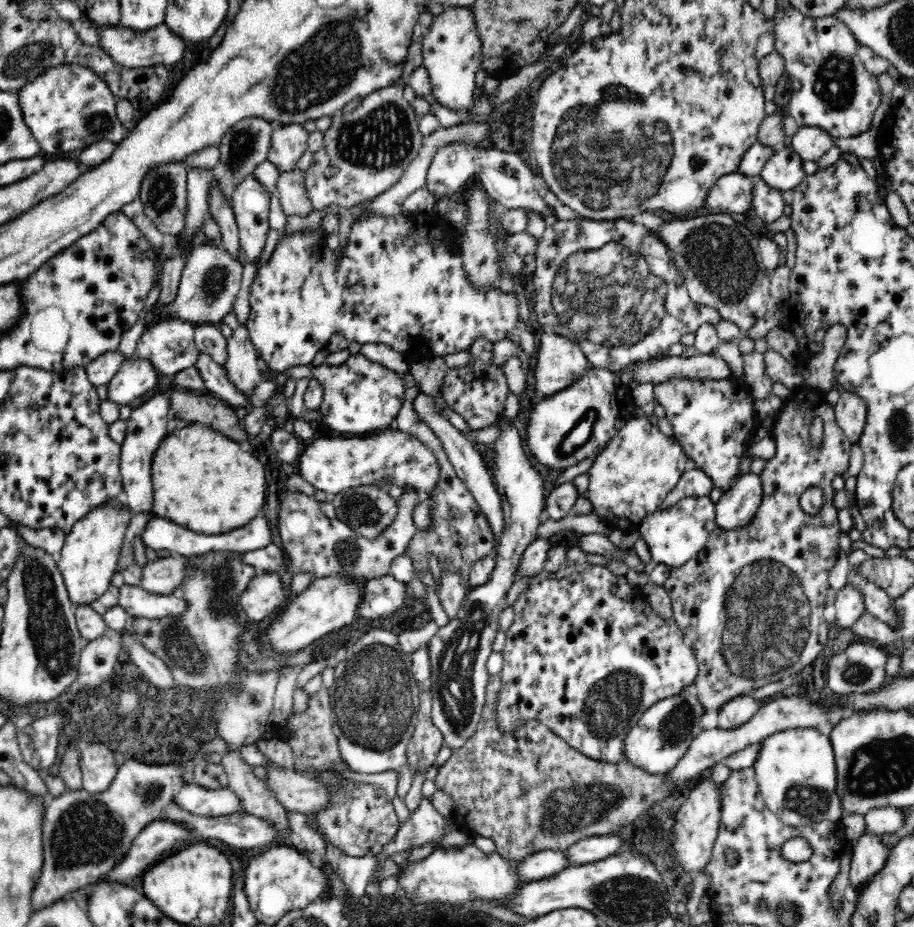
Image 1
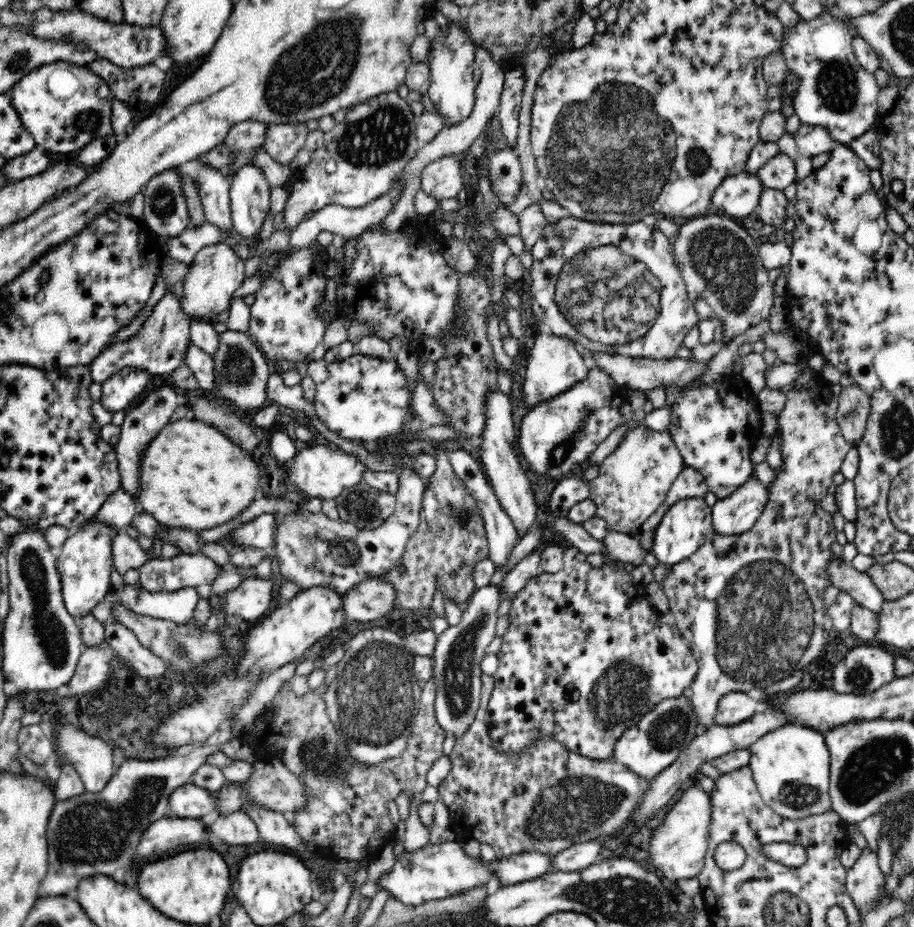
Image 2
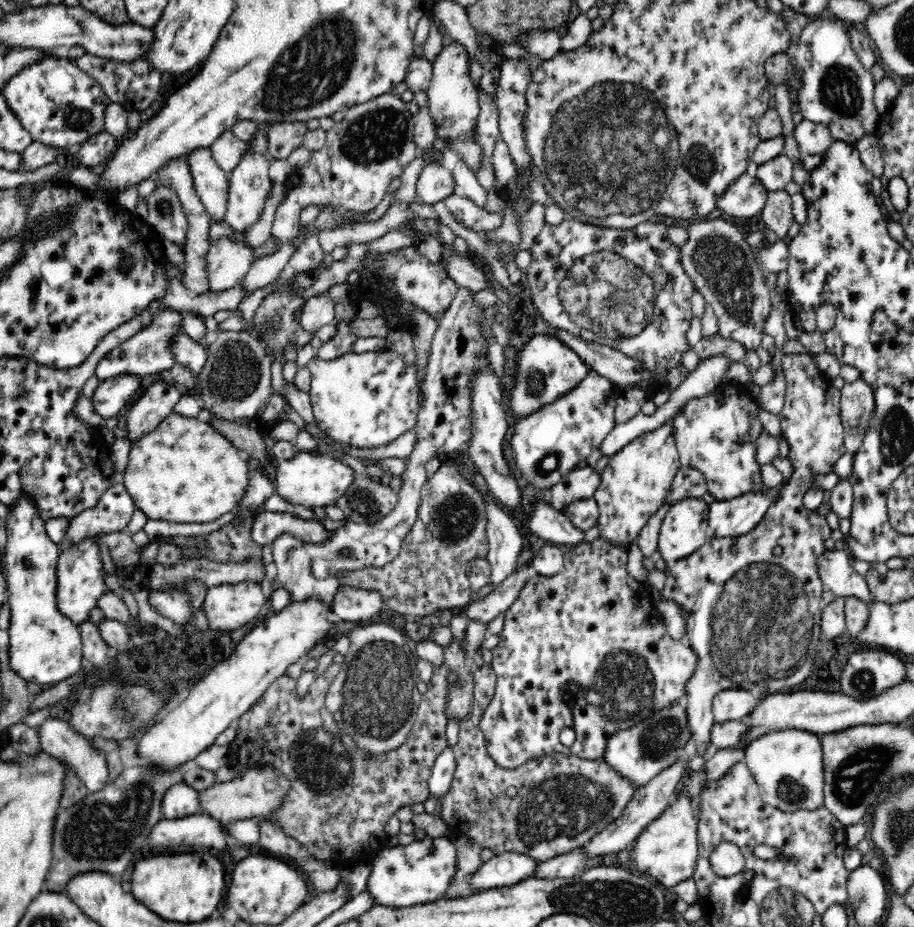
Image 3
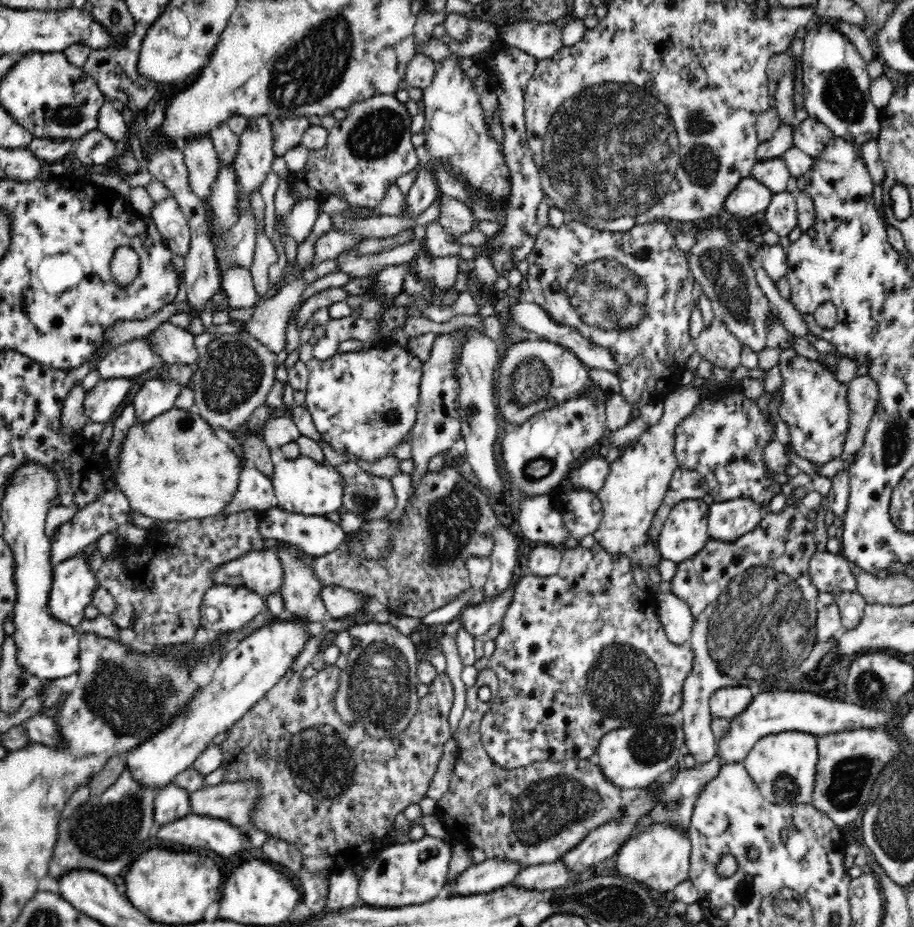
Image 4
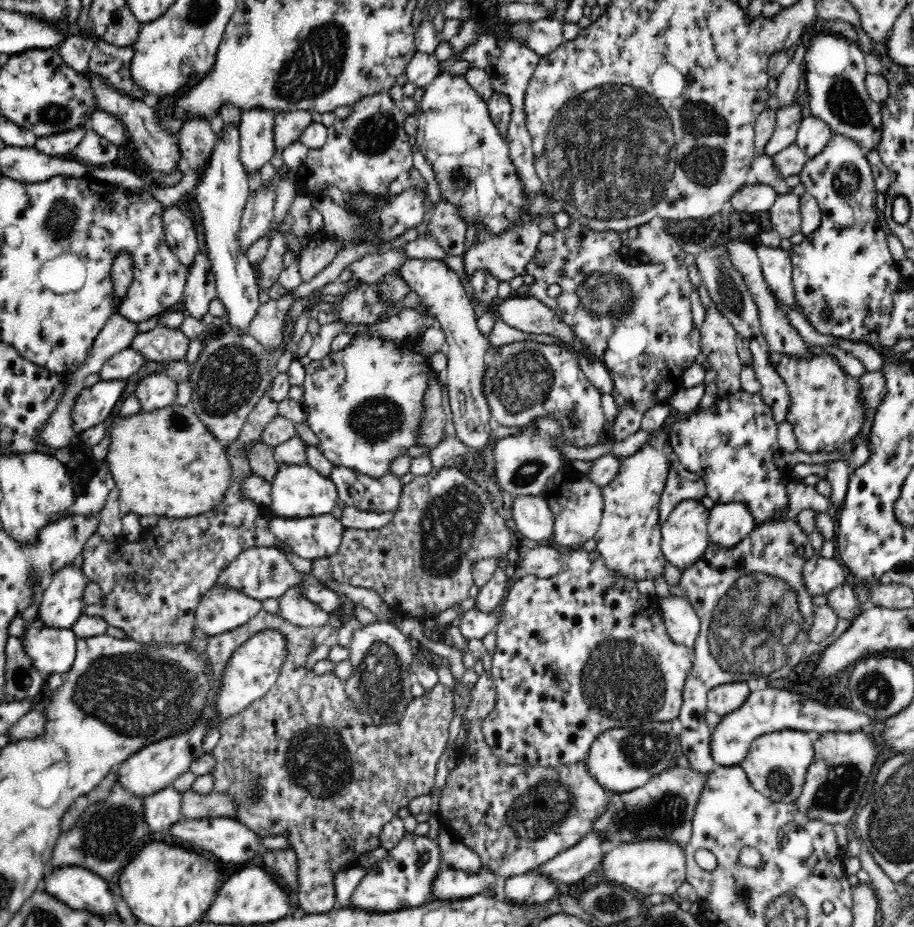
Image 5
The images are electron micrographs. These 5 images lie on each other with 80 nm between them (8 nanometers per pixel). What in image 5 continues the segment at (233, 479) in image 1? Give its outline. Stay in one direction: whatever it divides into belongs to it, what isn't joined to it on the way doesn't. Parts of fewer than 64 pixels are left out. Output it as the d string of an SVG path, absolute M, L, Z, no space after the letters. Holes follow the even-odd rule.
M174 403L162 409L142 410L130 416L118 414L108 432L110 443L103 462L112 473L125 512L134 512L139 516L154 514L159 517L186 518L212 511L224 499L232 474L226 447L222 447L199 420L191 404L180 406Z

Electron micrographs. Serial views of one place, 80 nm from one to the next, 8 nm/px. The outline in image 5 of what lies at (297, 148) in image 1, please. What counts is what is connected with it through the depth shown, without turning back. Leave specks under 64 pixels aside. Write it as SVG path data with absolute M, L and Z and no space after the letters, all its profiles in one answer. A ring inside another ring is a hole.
M304 108L274 112L273 131L275 148L283 150L296 142L306 126L312 124L312 115Z

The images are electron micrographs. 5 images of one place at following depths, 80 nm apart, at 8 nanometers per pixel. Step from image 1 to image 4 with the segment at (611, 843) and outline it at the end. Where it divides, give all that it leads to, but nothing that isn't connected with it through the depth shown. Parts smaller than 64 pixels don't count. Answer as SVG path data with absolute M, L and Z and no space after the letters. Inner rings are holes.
M557 861L520 869L511 885L530 891L553 891L564 888L571 878L571 872Z

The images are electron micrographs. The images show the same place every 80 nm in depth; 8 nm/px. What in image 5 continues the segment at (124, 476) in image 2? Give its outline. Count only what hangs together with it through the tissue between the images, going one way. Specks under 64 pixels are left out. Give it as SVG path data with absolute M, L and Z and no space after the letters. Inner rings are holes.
M152 373L138 382L134 394L142 410L162 409L175 403L177 383L166 373Z

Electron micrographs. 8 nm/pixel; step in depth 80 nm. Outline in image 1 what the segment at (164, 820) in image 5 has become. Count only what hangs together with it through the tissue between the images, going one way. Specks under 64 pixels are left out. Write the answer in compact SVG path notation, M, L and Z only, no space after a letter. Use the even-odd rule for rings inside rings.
M187 782L178 790L173 802L188 813L203 817L244 812L238 795L229 787L212 790L198 786L195 782Z

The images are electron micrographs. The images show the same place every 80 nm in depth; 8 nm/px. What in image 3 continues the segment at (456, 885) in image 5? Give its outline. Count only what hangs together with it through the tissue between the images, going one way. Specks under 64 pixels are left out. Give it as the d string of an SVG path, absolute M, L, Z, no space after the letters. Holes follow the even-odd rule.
M506 852L502 855L494 855L493 858L483 862L472 874L468 874L468 882L473 892L492 890L512 886L518 882L530 879L535 867L538 867L530 856Z

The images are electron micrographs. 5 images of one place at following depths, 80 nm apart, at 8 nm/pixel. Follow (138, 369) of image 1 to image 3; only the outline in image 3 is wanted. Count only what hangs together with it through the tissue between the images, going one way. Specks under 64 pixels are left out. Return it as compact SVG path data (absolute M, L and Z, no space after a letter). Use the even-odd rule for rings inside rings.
M132 375L103 379L96 390L89 392L94 413L98 413L105 421L115 418L118 412L122 412L130 404L132 395L140 388L140 383L141 378Z

